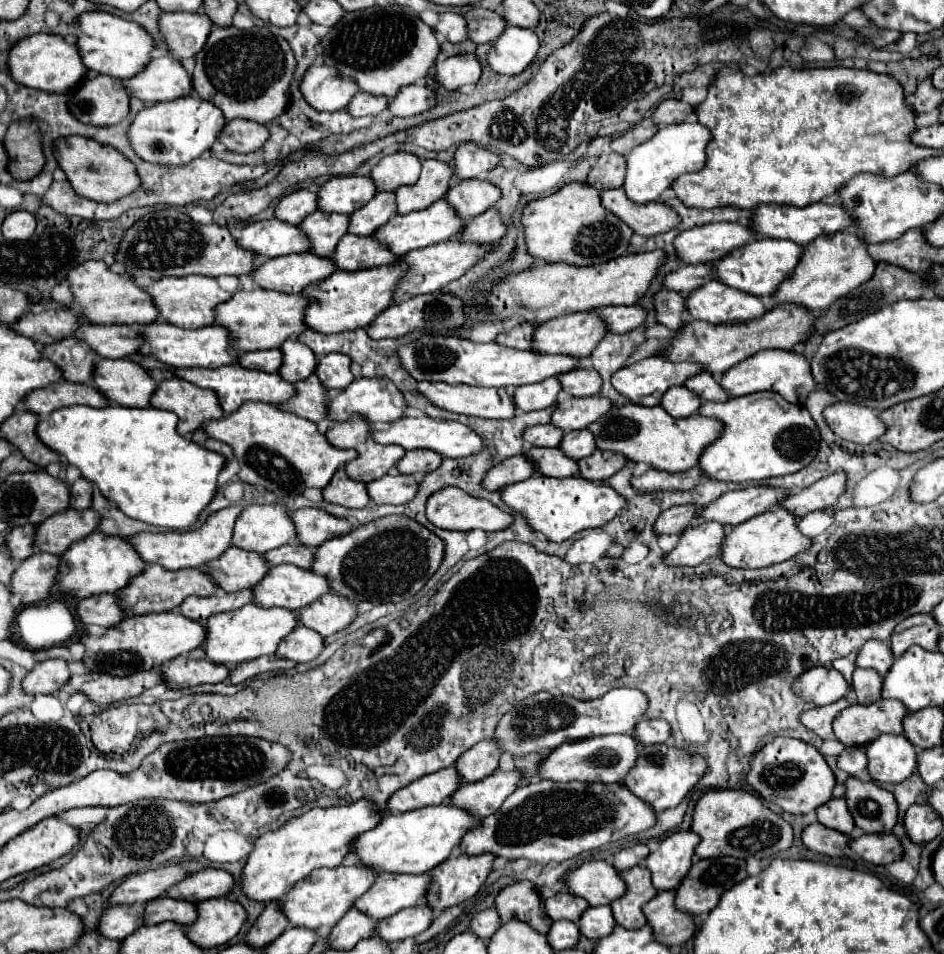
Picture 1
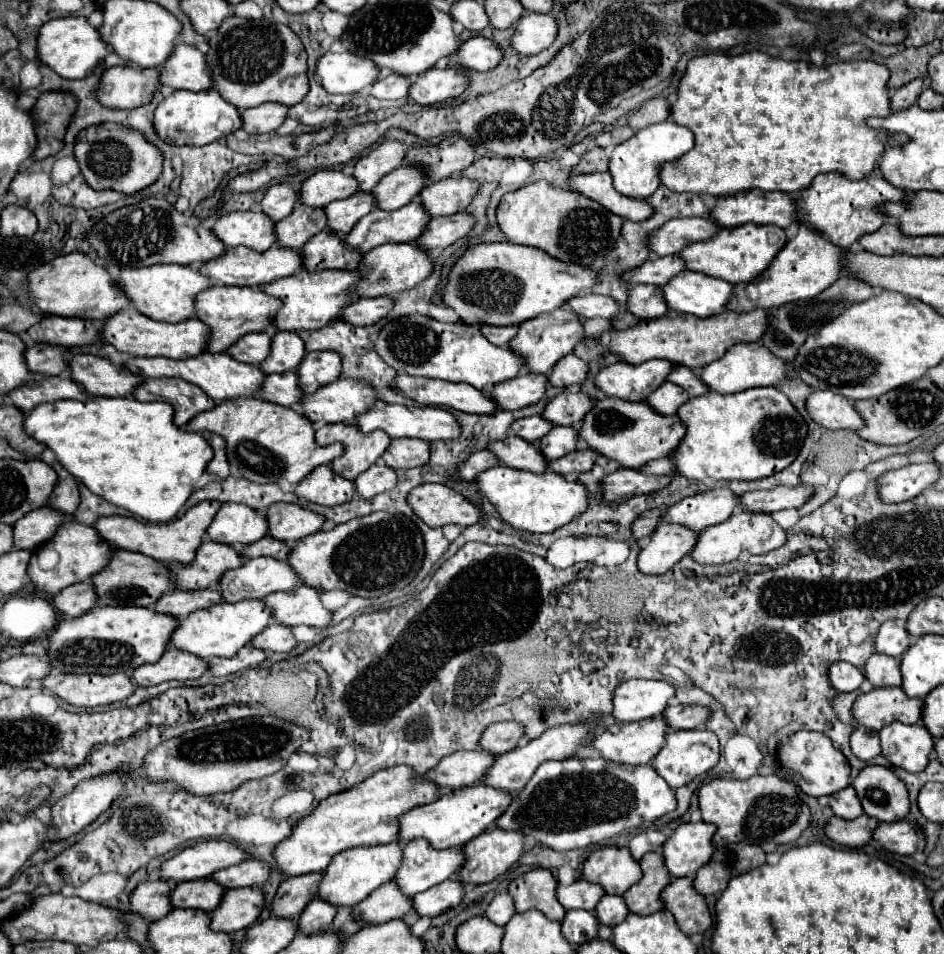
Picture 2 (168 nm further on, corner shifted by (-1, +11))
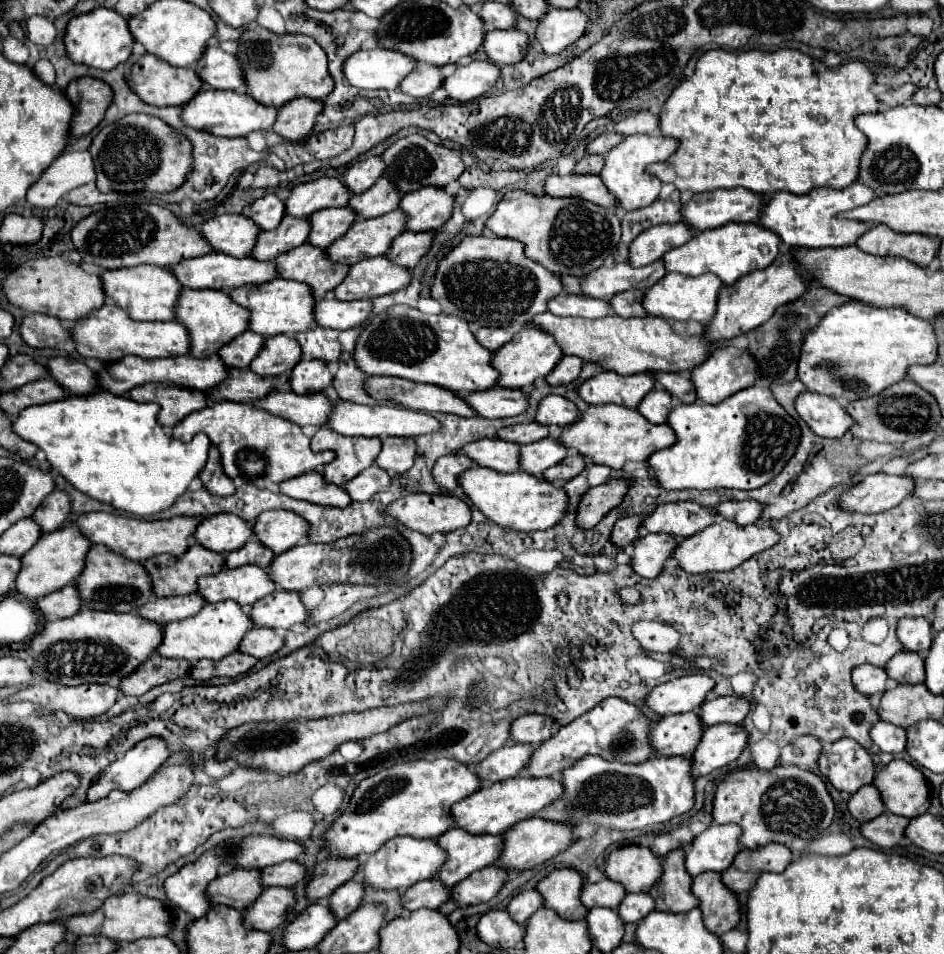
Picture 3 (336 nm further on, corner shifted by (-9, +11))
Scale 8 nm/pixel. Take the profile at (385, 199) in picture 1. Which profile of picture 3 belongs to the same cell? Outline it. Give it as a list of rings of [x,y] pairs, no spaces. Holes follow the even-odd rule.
[[[349,206],[325,208],[323,212],[315,212],[315,216],[311,216],[313,228],[311,228],[309,242],[319,248],[331,246],[337,238],[341,238],[351,228],[355,218],[357,214]]]

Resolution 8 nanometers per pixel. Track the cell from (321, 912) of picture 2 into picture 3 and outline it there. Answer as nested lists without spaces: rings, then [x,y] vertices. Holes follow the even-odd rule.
[[[349,880],[333,892],[333,896],[329,900],[329,908],[337,920],[343,920],[359,908],[361,898],[363,898],[363,884]]]

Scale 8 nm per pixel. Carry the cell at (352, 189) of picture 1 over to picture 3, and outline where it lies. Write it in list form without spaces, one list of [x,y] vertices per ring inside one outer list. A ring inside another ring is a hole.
[[[317,178],[313,182],[297,184],[291,192],[291,196],[285,202],[287,214],[291,216],[311,216],[313,212],[319,212],[323,208],[331,206],[347,206],[351,198],[349,188],[339,178]]]

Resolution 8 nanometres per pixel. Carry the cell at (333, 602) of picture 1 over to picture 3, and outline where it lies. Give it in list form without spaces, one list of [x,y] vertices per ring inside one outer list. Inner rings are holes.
[[[277,588],[271,596],[265,596],[251,606],[251,616],[255,616],[257,626],[287,630],[295,622],[307,622],[309,610],[297,592]]]

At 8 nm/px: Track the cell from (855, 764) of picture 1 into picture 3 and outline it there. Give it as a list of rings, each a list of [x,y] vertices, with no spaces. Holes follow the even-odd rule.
[[[877,722],[871,728],[871,740],[873,746],[881,752],[903,752],[905,750],[905,730],[887,722]]]

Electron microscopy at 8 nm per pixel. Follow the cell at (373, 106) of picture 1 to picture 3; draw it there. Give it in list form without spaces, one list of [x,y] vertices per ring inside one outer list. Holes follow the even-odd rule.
[[[417,64],[415,70],[401,80],[399,90],[413,98],[425,98],[433,90],[437,90],[441,82],[443,82],[441,68],[431,68],[429,64]]]

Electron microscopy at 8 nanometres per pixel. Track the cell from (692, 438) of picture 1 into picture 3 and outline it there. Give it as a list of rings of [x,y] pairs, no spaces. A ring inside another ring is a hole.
[[[599,404],[599,406],[589,406],[575,424],[565,428],[559,440],[567,448],[577,448],[579,454],[583,454],[585,458],[589,456],[595,464],[621,470],[629,460],[645,462],[653,452],[673,446],[677,442],[677,436],[671,430],[671,426],[651,424],[637,410],[619,404]]]

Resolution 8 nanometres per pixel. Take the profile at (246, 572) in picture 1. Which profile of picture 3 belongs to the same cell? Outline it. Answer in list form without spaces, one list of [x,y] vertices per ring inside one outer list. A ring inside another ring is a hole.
[[[199,544],[189,546],[189,552],[185,552],[183,556],[171,556],[171,554],[161,554],[161,556],[153,556],[149,560],[143,562],[143,566],[147,568],[147,572],[151,572],[151,580],[153,580],[153,588],[157,596],[179,596],[179,594],[193,594],[199,590],[197,580],[201,576],[209,576],[209,574],[217,574],[223,570],[225,566],[225,556],[213,550],[207,550]]]

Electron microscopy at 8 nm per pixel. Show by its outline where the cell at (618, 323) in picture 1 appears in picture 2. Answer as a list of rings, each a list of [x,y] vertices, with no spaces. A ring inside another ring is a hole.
[[[581,294],[565,304],[571,312],[579,316],[579,320],[587,318],[611,318],[617,314],[617,302],[609,296],[599,296],[599,294]]]

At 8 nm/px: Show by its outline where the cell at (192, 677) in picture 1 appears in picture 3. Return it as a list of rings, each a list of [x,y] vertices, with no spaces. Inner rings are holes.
[[[151,654],[145,664],[141,664],[131,676],[121,680],[119,688],[123,694],[141,696],[159,684],[189,676],[189,672],[191,672],[191,662],[183,658],[165,658],[159,654]]]

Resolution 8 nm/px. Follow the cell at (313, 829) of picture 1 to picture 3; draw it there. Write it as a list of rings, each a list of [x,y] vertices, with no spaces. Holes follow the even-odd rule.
[[[449,758],[395,764],[365,778],[355,788],[349,808],[325,830],[321,850],[329,858],[355,858],[359,854],[377,852],[395,836],[437,838],[453,828],[451,804],[467,798],[477,788],[479,778],[467,766]]]

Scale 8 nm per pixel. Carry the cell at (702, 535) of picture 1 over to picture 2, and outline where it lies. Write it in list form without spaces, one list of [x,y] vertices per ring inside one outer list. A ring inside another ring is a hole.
[[[659,522],[651,534],[651,542],[639,552],[637,568],[641,574],[655,576],[671,570],[685,554],[693,550],[697,534],[679,524]]]

